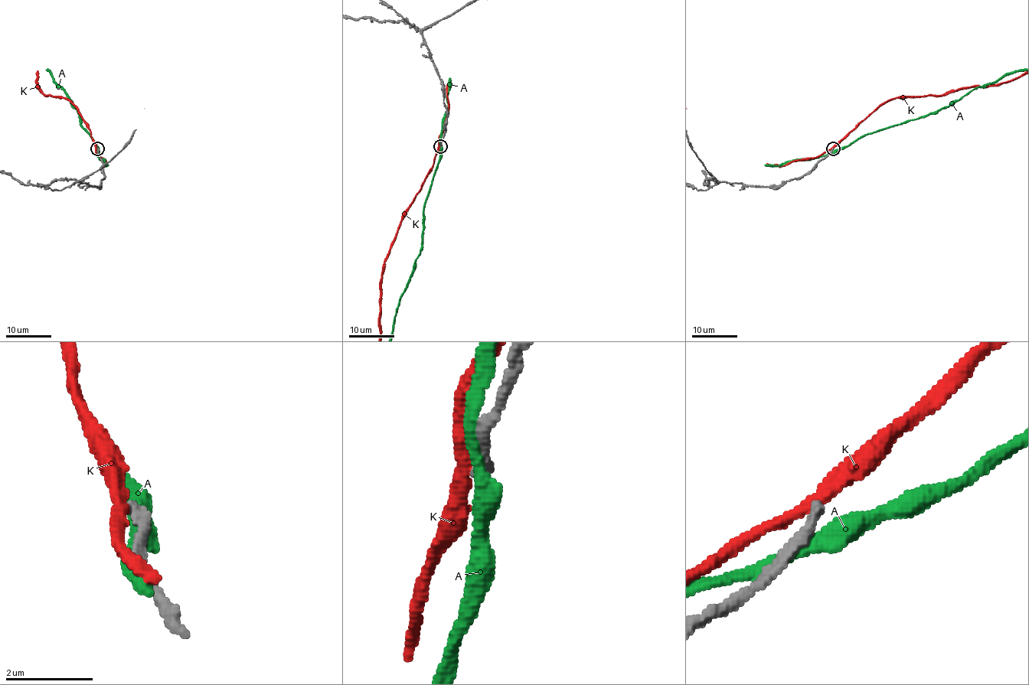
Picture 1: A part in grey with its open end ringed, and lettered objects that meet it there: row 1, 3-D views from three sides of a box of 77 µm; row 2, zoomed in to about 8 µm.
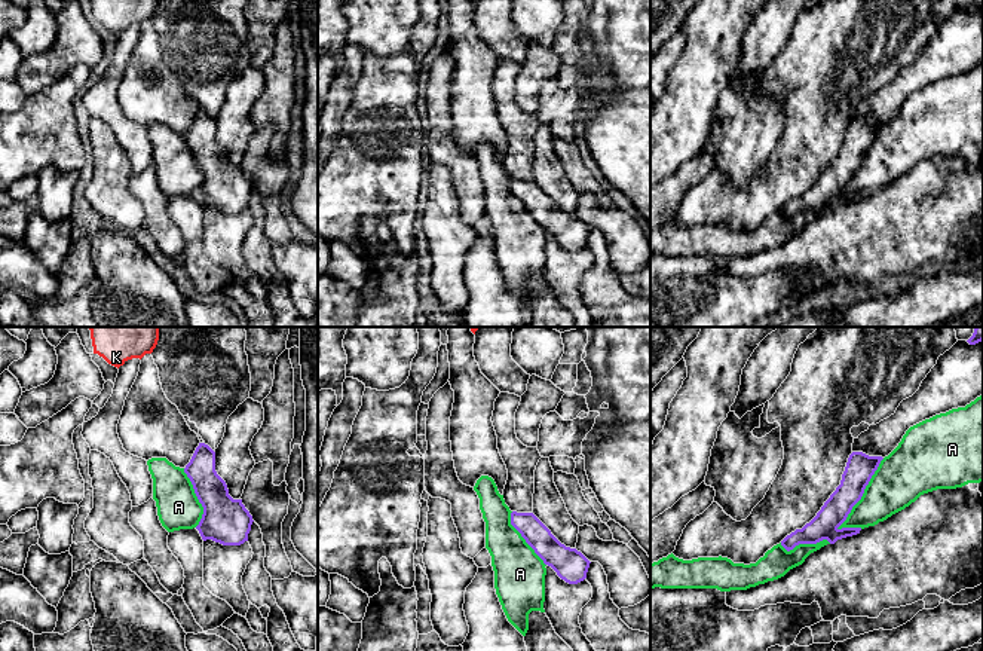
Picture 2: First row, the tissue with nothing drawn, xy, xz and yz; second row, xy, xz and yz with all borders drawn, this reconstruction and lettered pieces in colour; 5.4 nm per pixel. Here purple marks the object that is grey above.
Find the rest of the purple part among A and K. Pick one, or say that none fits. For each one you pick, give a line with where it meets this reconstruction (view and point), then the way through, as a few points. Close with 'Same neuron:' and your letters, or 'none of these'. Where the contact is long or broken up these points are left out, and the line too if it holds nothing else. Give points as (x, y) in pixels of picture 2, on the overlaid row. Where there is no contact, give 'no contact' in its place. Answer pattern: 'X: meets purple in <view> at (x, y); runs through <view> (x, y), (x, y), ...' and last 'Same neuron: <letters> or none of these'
Same neuron: none of these

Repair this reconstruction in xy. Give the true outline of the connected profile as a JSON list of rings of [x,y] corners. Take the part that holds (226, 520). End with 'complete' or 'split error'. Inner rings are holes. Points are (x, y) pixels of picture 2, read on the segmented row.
[[[199,443],[184,473],[203,507],[196,526],[202,540],[223,545],[241,545],[248,541],[252,516],[242,499],[229,495],[226,482],[215,471],[215,452],[208,444]]]; complete

